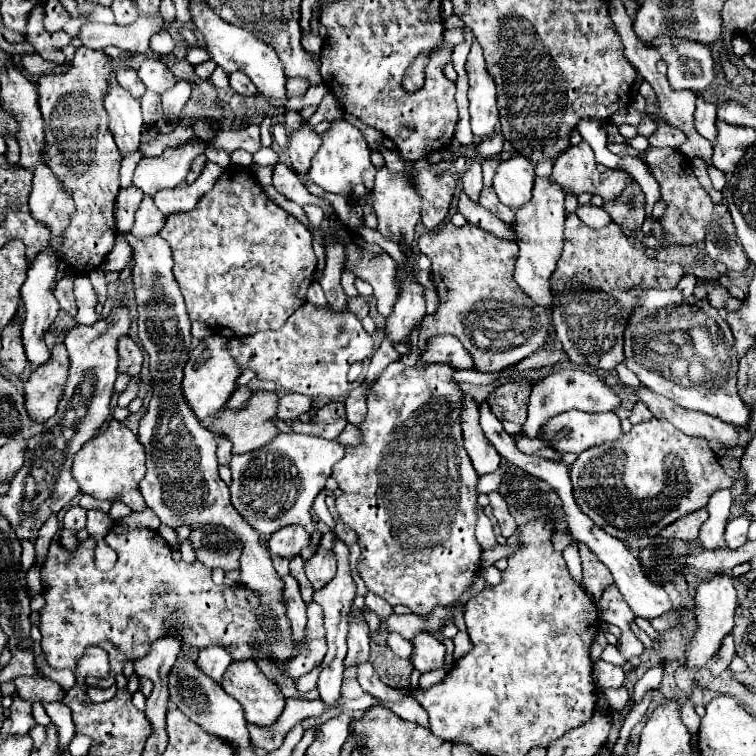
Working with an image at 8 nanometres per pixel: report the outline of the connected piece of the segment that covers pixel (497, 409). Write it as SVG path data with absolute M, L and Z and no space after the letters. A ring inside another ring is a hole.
M519 378L513 382L505 382L501 384L495 392L489 394L487 402L493 410L493 414L505 422L515 422L515 424L523 424L527 418L527 400L529 400L529 380L527 378Z

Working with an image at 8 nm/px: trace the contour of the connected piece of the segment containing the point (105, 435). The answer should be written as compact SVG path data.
M111 420L107 428L95 436L95 440L89 440L77 452L73 460L73 476L79 482L81 492L97 500L121 498L121 502L125 502L133 512L147 510L147 504L139 492L139 482L145 476L145 448L139 438L117 420Z

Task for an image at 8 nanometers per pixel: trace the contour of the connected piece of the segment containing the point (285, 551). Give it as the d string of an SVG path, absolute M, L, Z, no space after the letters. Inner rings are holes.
M289 524L289 528L279 528L277 532L273 532L273 536L269 536L269 550L285 558L299 554L301 548L307 544L309 544L309 534L297 524Z

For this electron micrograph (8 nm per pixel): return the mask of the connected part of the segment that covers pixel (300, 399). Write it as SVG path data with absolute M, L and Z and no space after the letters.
M285 394L279 400L279 410L277 416L281 420L299 420L301 414L309 412L311 408L311 398L303 396L303 394Z

